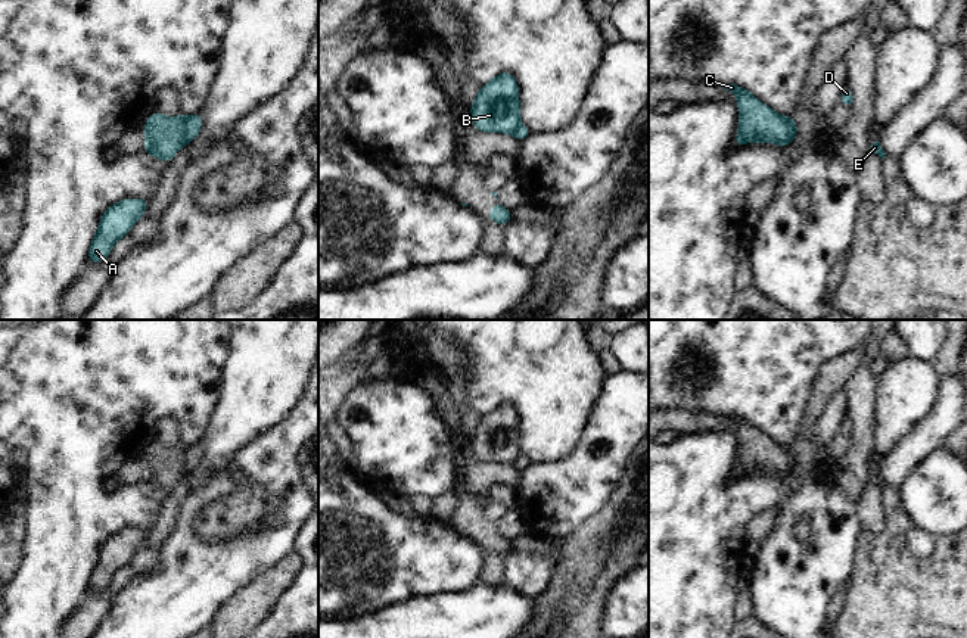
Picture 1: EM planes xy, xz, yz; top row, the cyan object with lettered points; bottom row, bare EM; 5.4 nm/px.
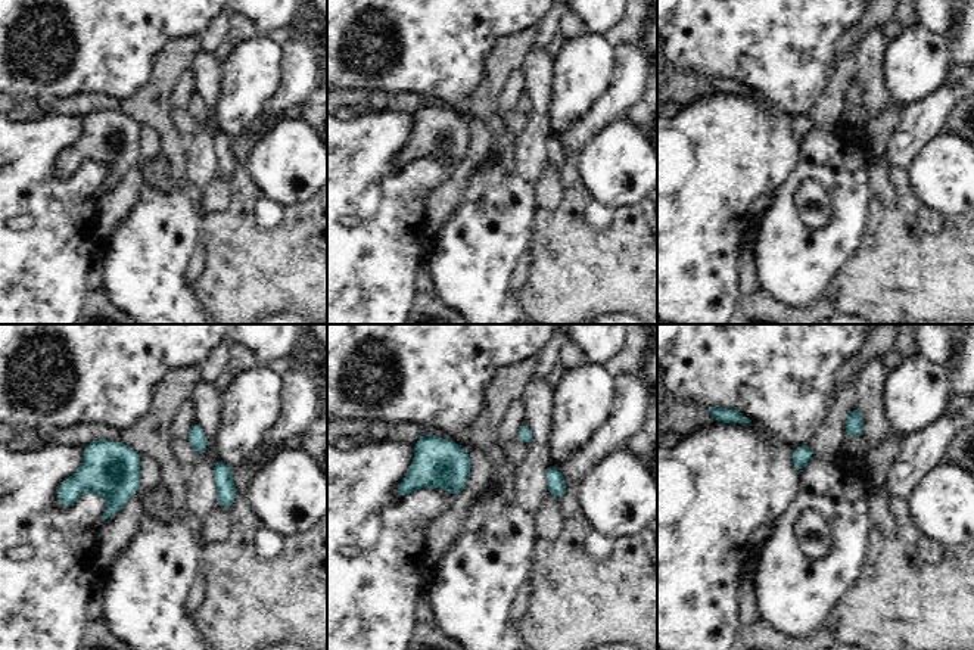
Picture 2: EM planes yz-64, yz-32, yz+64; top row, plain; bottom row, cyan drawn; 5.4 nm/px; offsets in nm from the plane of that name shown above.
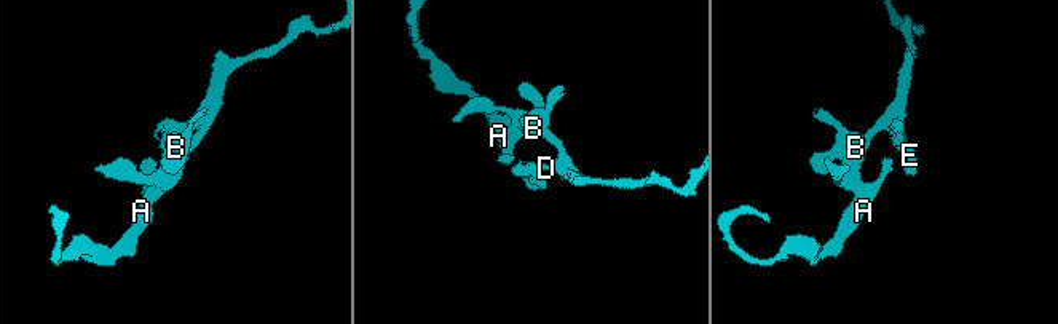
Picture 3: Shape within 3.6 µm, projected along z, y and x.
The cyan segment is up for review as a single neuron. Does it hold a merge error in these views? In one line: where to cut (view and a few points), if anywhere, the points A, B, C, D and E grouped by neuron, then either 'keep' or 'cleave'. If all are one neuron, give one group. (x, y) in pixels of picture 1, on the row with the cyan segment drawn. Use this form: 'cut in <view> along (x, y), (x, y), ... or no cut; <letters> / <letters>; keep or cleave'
cut in xy along (183, 117), (183, 139), (186, 143); A B C / D E; cleave

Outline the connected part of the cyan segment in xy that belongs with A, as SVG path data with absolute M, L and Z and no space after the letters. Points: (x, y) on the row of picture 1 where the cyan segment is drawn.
M122 199L103 212L88 250L88 264L109 258L116 240L127 236L133 224L144 215L147 203L149 199Z

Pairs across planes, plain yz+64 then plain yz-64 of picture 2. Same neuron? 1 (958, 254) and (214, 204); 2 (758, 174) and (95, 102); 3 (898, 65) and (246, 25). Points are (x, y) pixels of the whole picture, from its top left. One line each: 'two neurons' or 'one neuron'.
1: two neurons
2: two neurons
3: two neurons

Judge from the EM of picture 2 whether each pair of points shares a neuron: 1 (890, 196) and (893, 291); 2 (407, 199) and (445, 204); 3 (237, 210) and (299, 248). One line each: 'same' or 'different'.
1: different
2: different
3: same

